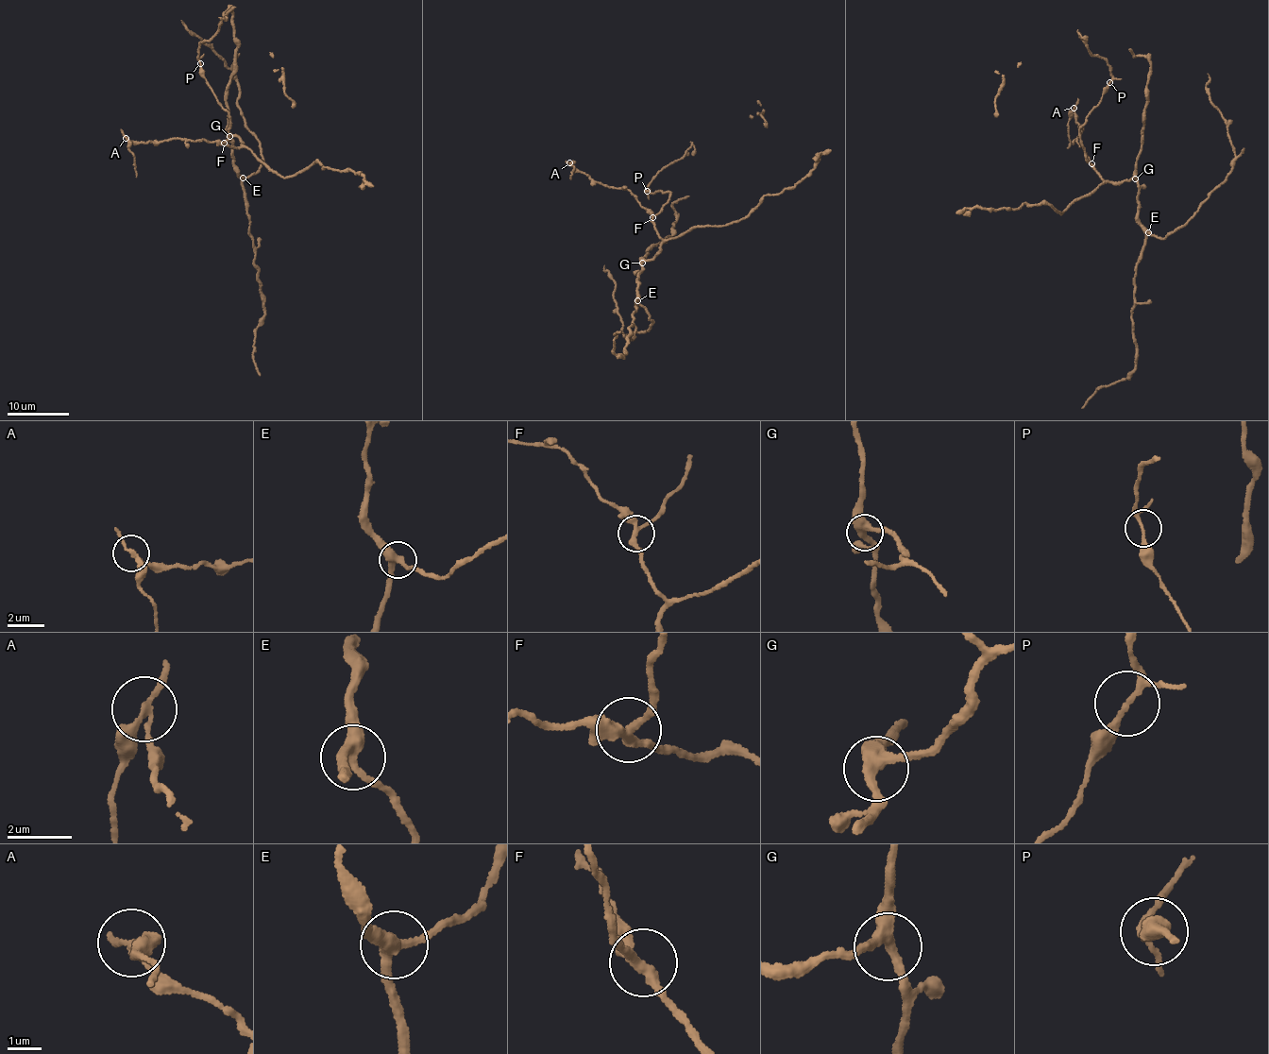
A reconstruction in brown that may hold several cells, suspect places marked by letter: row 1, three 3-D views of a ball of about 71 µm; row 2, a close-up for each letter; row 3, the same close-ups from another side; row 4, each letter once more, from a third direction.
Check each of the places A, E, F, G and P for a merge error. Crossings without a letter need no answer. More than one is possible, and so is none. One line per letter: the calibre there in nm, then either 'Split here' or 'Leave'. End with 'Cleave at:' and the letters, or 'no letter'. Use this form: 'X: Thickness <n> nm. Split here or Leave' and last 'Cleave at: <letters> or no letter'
A: Thickness 190 nm. Split here
E: Thickness 360 nm. Leave
F: Thickness 280 nm. Leave
G: Thickness 340 nm. Leave
P: Thickness 160 nm. Leave
Cleave at: A

